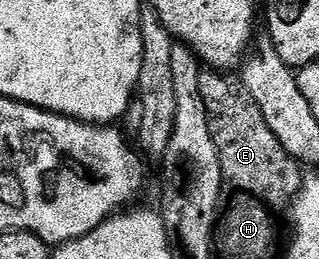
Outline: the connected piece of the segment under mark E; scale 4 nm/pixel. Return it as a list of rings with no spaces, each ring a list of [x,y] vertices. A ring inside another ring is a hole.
[[[216,70],[202,71],[199,78],[199,91],[203,93],[203,106],[207,106],[207,118],[211,126],[211,138],[215,142],[215,150],[219,150],[219,166],[221,176],[226,185],[229,184],[237,194],[255,196],[262,204],[269,205],[270,209],[288,209],[301,193],[301,181],[303,179],[303,168],[298,161],[294,160],[287,150],[271,134],[271,126],[267,126],[267,121],[263,119],[259,106],[255,106],[255,98],[246,90],[244,84],[236,79],[228,80],[228,75]]]

